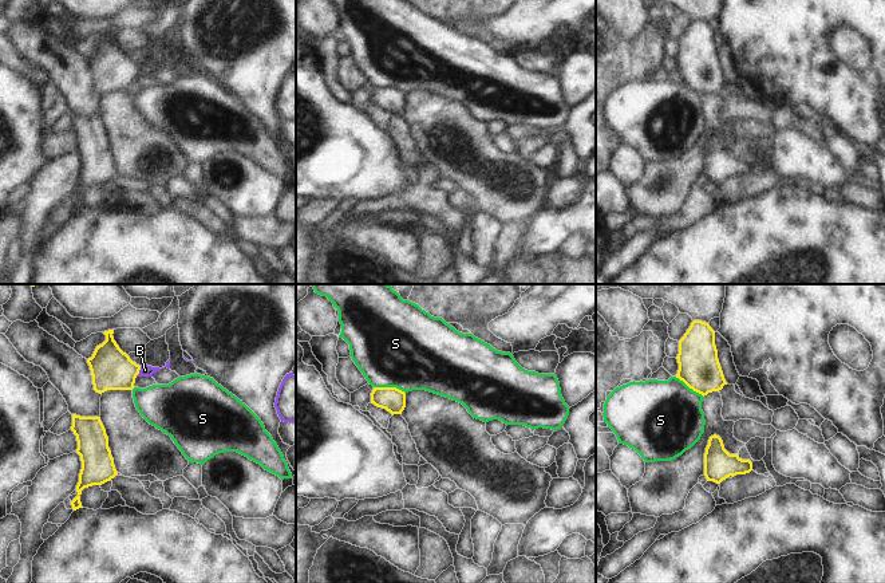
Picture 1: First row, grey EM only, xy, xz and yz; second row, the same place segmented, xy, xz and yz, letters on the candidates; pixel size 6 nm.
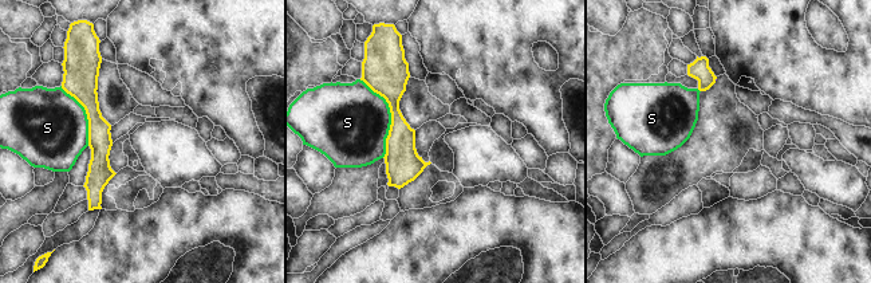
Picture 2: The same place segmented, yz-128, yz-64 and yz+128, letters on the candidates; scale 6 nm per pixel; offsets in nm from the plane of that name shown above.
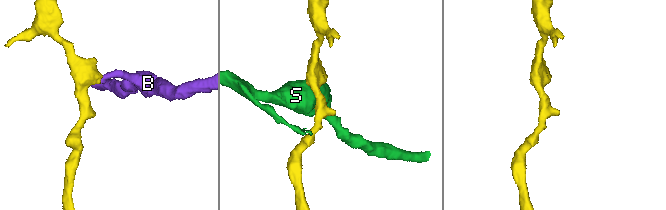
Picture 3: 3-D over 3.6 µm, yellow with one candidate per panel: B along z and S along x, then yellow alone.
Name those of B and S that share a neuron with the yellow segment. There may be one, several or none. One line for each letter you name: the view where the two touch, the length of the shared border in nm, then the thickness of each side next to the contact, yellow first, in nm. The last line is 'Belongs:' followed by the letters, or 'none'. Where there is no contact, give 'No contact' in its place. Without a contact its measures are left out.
Belongs: none

